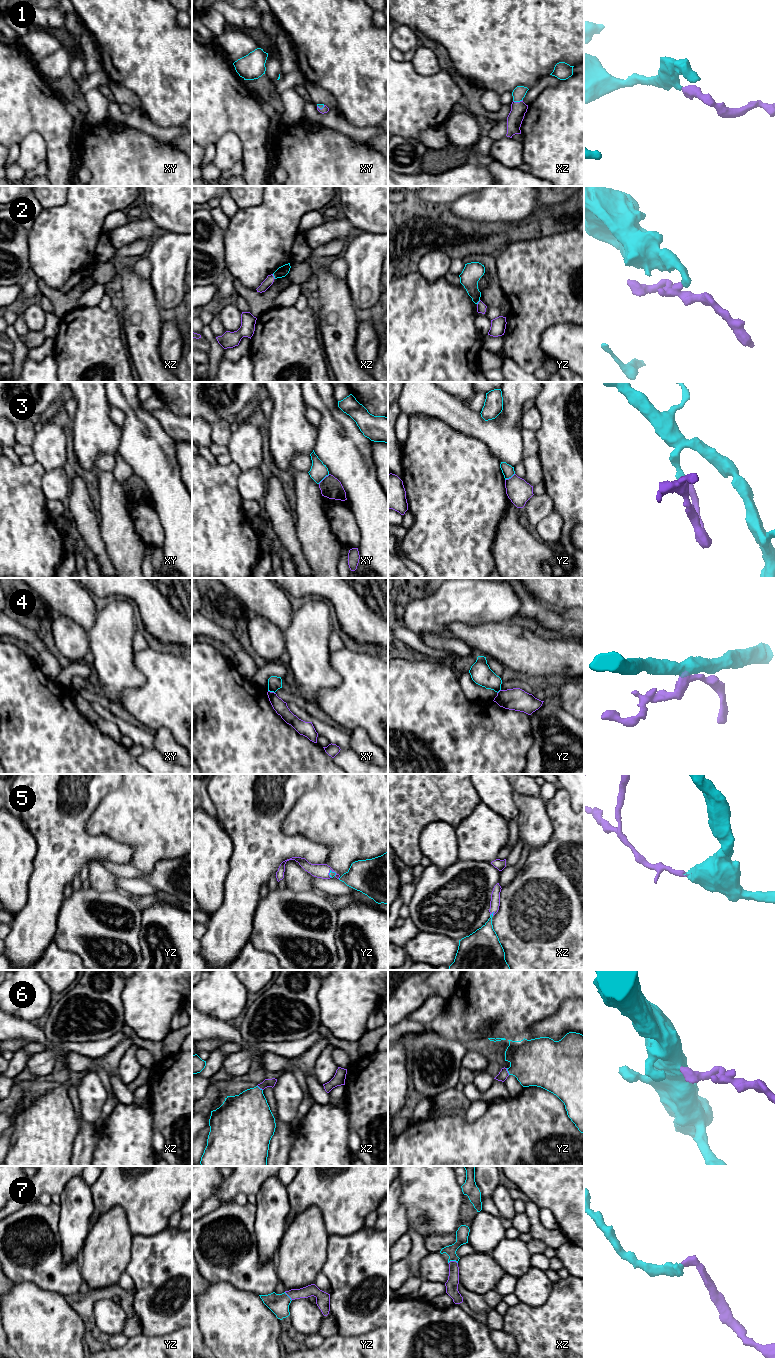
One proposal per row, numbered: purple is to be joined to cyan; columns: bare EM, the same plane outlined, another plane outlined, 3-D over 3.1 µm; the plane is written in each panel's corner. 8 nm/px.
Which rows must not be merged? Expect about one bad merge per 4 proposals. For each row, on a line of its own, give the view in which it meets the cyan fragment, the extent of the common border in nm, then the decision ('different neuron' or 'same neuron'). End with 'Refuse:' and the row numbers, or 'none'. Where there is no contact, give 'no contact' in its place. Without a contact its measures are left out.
1: xz | 80 nm | same neuron
2: xz | 50 nm | different neuron
3: xy | 120 nm | different neuron
4: xy | 60 nm | different neuron
5: xz | 50 nm | same neuron
6: yz | 60 nm | same neuron
7: xz | 80 nm | same neuron
Refuse: 2, 3, 4

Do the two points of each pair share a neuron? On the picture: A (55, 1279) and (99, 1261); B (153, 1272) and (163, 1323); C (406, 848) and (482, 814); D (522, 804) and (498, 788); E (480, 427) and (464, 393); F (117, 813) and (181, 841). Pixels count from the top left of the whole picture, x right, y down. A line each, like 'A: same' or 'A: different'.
A: different
B: same
C: different
D: different
E: different
F: same

